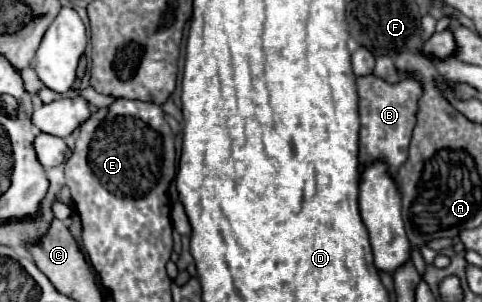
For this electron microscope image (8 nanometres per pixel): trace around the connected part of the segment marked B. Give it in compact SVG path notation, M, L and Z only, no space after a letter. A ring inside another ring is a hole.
M367 75L357 77L357 89L359 89L359 117L361 117L361 131L359 131L361 169L375 159L385 159L389 163L391 175L397 175L397 169L407 161L407 147L415 127L417 101L423 93L423 87L413 79L401 79L397 85L389 85L375 75Z

